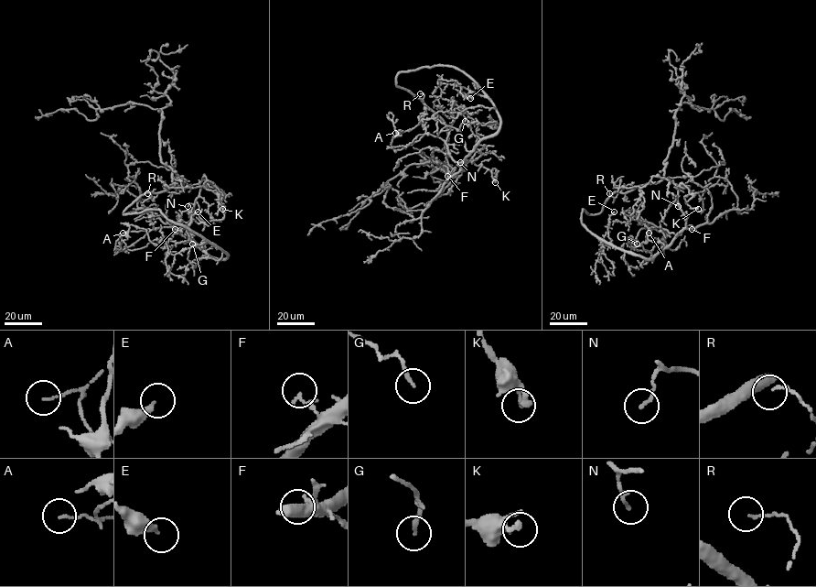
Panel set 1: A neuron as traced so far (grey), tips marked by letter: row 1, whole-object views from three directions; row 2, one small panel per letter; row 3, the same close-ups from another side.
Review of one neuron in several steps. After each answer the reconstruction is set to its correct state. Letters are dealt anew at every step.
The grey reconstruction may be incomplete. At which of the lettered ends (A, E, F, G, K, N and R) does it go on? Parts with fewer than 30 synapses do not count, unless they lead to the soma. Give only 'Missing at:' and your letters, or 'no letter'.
Missing at: no letter

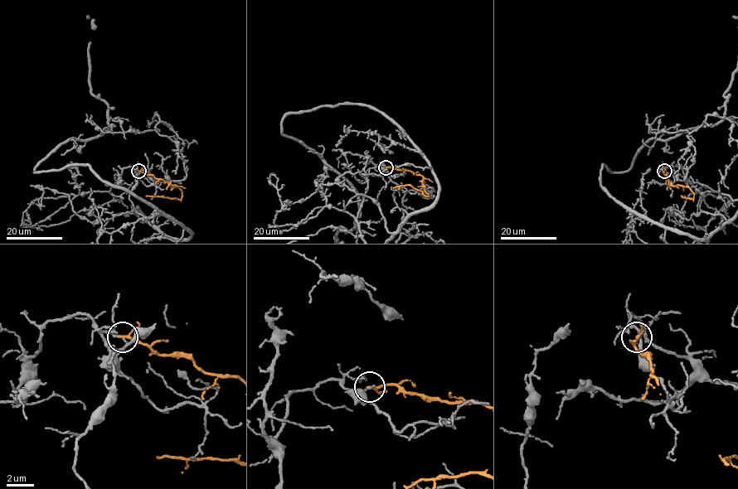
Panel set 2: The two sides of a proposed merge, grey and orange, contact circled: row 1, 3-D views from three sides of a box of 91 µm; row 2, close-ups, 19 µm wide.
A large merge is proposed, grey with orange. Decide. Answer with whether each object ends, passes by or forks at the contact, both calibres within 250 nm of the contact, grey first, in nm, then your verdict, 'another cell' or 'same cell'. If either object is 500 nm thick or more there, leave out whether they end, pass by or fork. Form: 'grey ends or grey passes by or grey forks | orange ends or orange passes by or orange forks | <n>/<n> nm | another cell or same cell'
grey ends | orange passes by | 150/160 nm | another cell

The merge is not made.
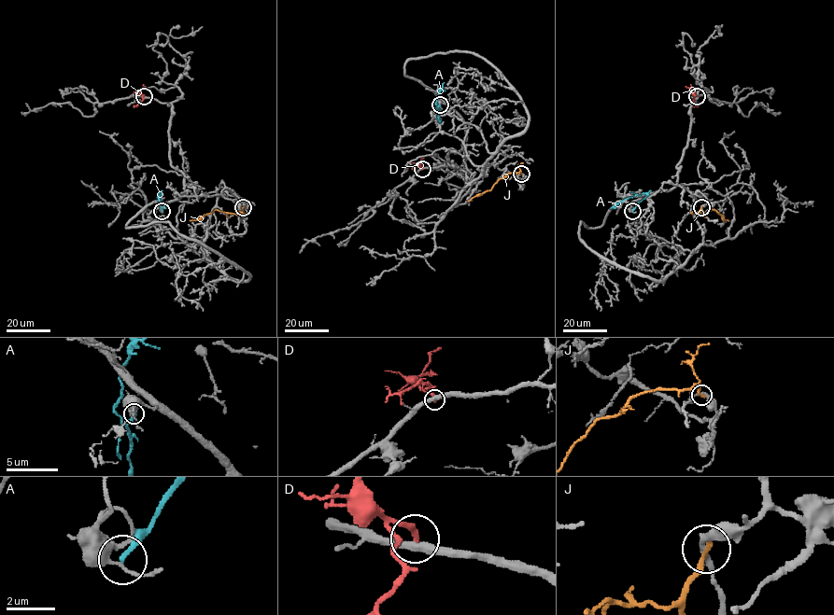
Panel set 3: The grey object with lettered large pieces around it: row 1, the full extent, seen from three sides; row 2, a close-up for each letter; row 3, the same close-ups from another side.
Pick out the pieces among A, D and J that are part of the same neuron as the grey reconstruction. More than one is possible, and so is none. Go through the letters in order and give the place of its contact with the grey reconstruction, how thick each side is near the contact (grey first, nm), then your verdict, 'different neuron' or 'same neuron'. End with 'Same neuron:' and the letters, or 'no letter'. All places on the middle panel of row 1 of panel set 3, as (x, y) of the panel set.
A: contact (440, 104); calibres 200 and 200 nm; different neuron
D: contact (422, 169); calibres 340 and 240 nm; different neuron
J: contact (521, 174); calibres 220 and 220 nm; different neuron
Same neuron: no letter

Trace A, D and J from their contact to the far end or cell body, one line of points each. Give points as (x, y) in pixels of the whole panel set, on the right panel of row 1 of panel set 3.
A: (632, 211), (645, 193), (623, 199), (611, 208)
D: (697, 96), (694, 107)
J: (701, 207), (700, 215), (714, 209), (724, 220), (728, 220)

